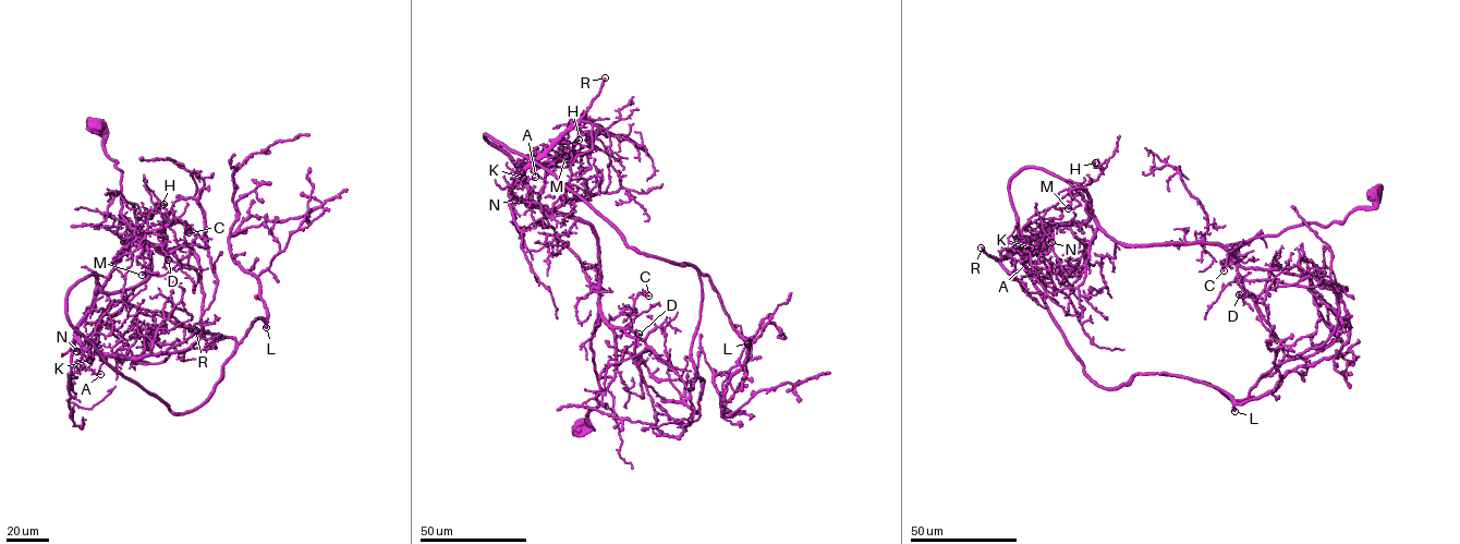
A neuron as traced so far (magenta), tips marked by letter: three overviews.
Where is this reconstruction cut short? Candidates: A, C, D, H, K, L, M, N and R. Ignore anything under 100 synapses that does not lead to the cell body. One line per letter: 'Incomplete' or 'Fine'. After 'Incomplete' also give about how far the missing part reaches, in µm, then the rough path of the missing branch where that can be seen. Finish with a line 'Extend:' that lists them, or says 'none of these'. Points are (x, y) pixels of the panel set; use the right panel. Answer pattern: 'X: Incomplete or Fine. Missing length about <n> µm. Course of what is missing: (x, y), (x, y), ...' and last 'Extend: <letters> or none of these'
A: Fine
C: Fine
D: Fine
H: Fine
K: Fine
L: Fine
M: Fine
N: Fine
R: Incomplete. Missing length about 70 µm. Course of what is missing: (981, 248), (958, 215), (962, 179), (973, 177), (975, 171)
Extend: R

